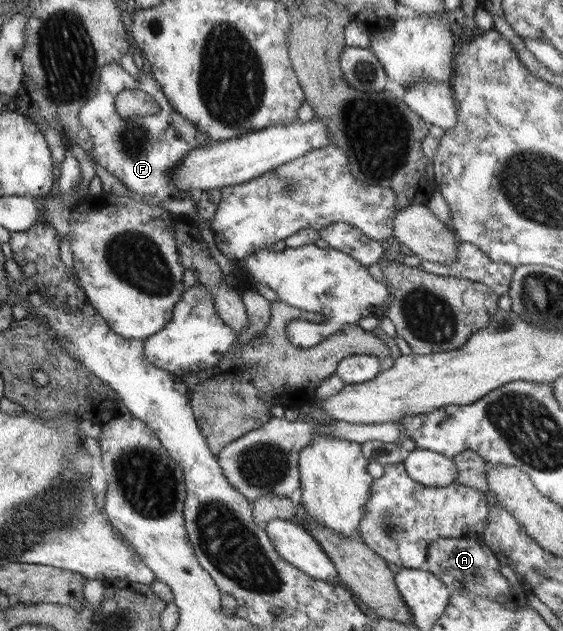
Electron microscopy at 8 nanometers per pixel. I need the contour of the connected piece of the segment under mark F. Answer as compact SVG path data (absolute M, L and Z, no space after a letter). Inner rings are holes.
M111 63L105 65L100 70L100 74L103 79L97 87L97 93L89 100L86 100L85 104L83 104L79 110L79 123L81 123L83 128L92 136L92 149L89 150L88 153L93 161L117 177L127 189L139 197L156 196L157 201L194 199L196 193L180 190L174 182L172 182L172 177L186 156L193 150L199 148L199 146L208 145L207 133L197 128L193 122L181 116L181 114L173 109L173 106L169 103L169 99L165 97L163 89L161 89L162 84L159 84L151 73L144 74L141 72L139 77L135 77L125 71L119 63ZM123 90L143 90L143 92L146 92L149 96L153 96L156 104L159 106L158 111L155 114L145 116L131 115L131 117L121 117L115 109L115 96L117 96L119 92L123 92Z

